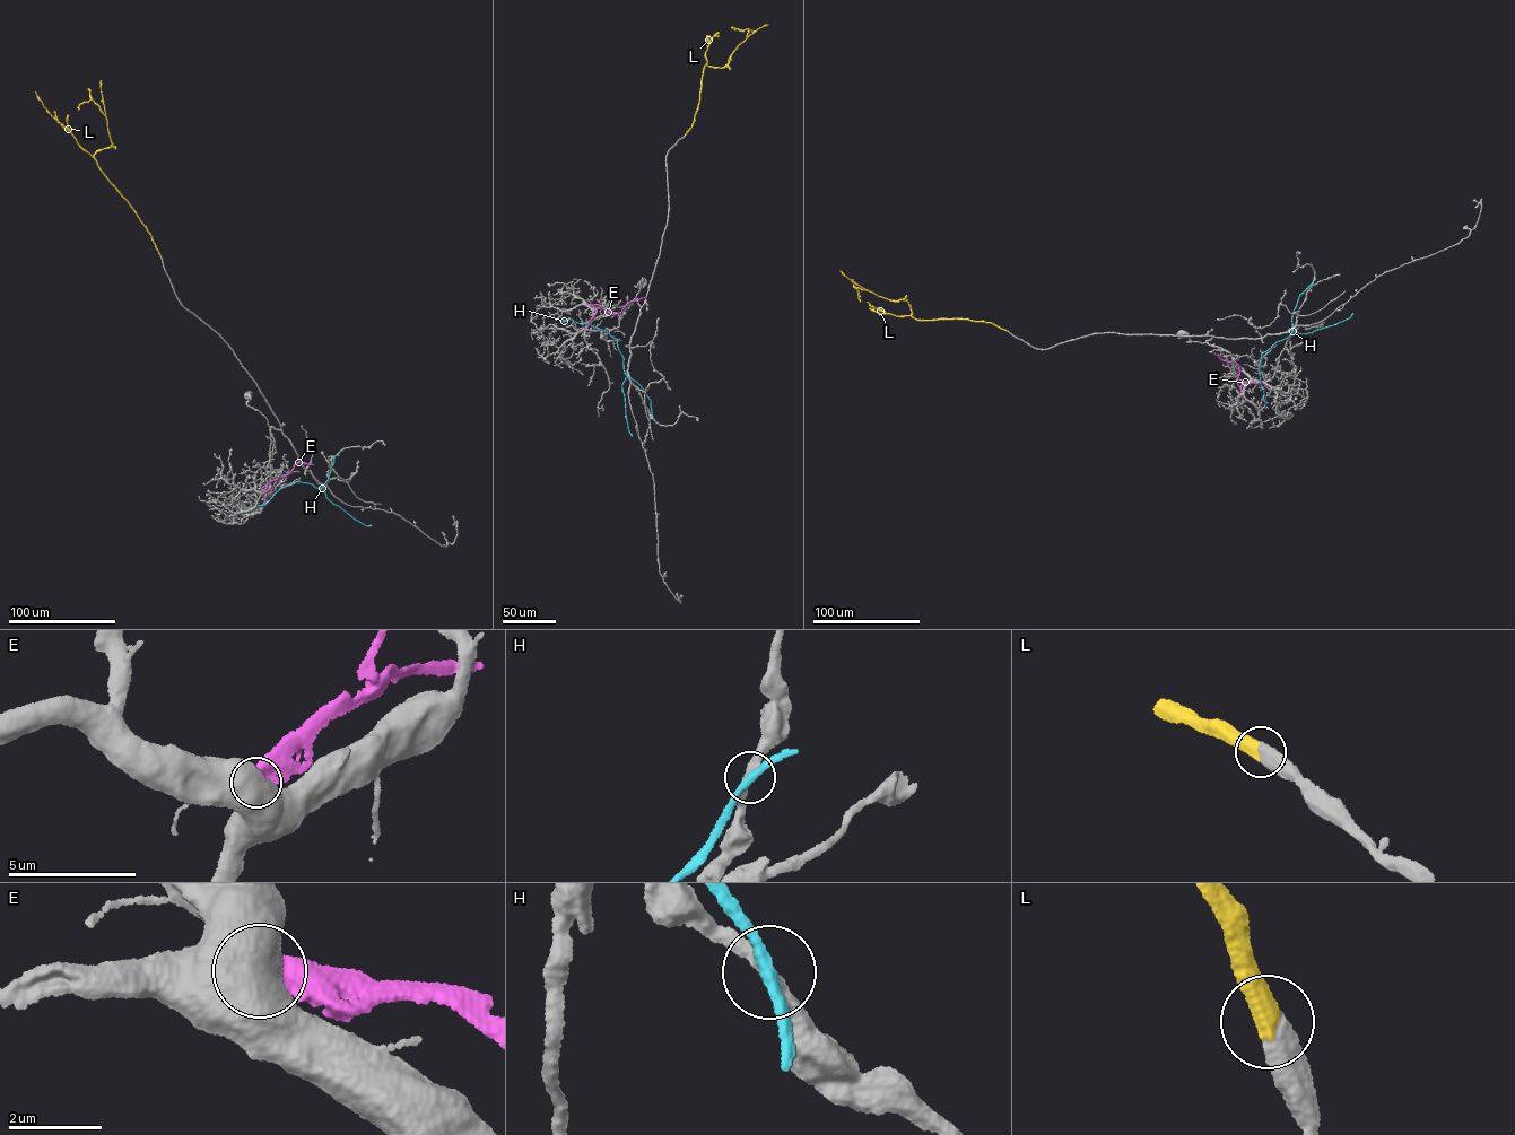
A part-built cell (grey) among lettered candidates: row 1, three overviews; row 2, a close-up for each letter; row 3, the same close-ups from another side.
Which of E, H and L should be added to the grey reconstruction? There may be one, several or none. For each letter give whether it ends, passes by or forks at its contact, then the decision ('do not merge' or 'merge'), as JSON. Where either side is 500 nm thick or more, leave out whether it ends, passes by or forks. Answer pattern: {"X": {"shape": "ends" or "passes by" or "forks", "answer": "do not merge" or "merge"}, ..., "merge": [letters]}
{"E": {"answer": "do not merge"}, "H": {"shape": "passes by", "answer": "do not merge"}, "L": {"answer": "merge"}, "merge": ["L"]}

